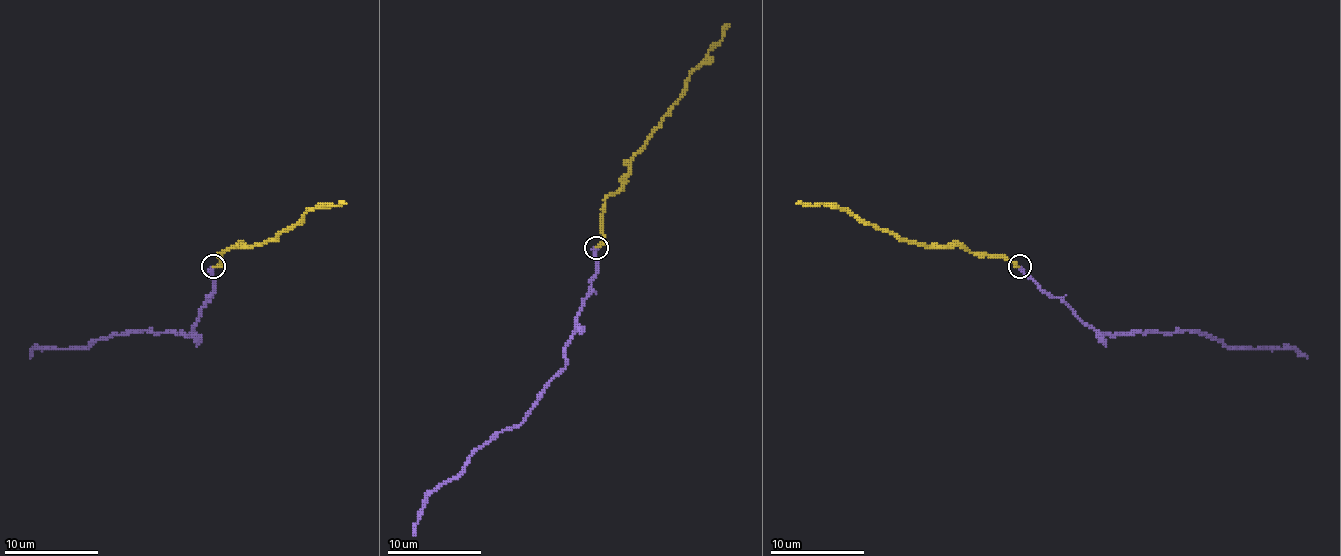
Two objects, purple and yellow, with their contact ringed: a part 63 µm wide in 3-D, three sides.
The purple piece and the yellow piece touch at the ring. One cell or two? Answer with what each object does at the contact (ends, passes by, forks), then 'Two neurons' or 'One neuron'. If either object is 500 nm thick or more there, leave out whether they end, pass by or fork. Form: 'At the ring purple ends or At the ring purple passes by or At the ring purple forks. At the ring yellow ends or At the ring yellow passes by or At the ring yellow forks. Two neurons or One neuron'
At the ring purple ends. At the ring yellow ends. One neuron

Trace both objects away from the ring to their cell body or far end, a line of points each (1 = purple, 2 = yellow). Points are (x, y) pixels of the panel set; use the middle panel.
1: (596, 247), (596, 275), (565, 347), (565, 366), (518, 425), (483, 444), (455, 476), (427, 497), (413, 535)
2: (596, 247), (603, 240), (605, 200), (621, 186), (631, 172), (631, 158), (729, 24)

